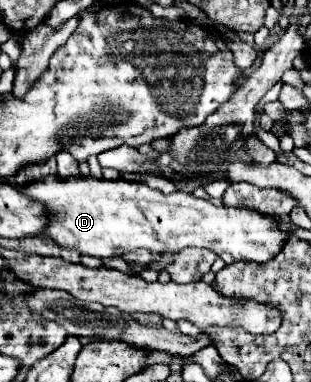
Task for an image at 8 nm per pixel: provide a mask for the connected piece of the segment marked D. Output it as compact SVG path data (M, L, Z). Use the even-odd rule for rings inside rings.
M45 178L19 190L29 198L47 204L53 214L41 236L53 238L61 248L79 250L81 254L99 258L123 256L137 248L161 254L197 246L213 250L225 264L239 260L263 264L277 256L291 236L289 230L279 228L279 218L269 218L249 208L231 208L225 204L215 206L213 202L199 200L187 192L163 194L143 182L129 182L125 178Z

